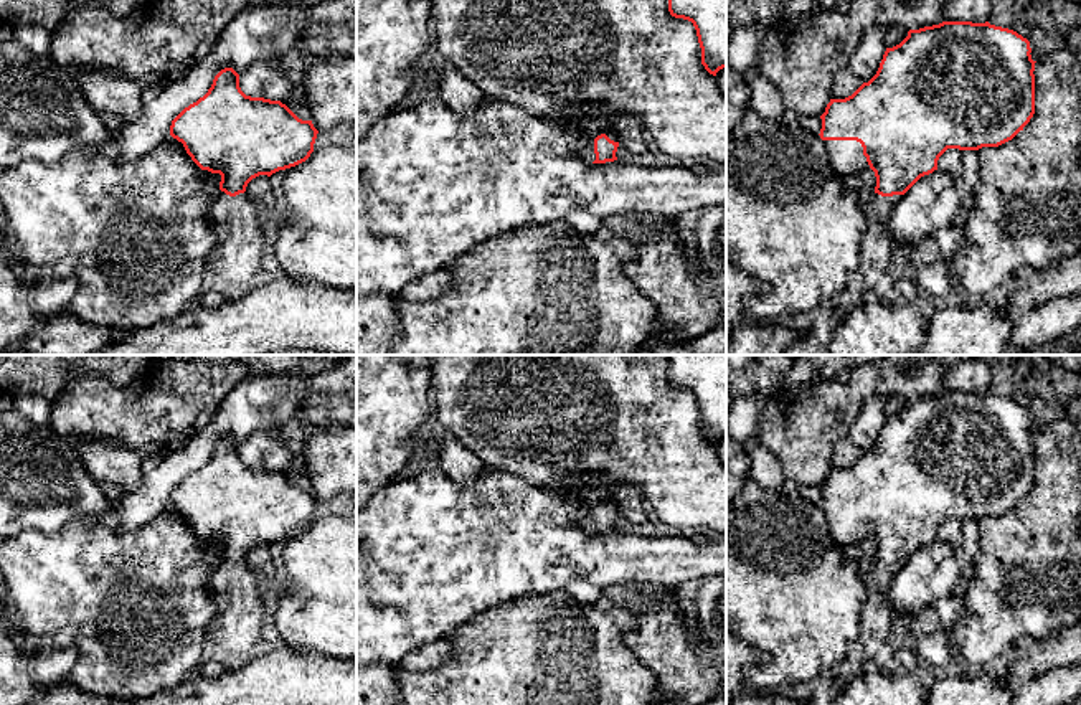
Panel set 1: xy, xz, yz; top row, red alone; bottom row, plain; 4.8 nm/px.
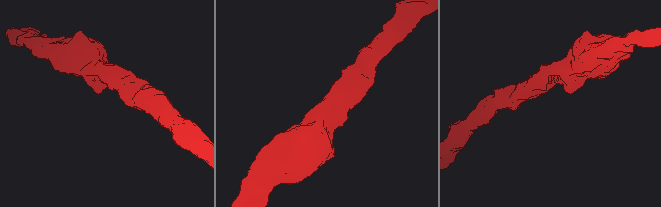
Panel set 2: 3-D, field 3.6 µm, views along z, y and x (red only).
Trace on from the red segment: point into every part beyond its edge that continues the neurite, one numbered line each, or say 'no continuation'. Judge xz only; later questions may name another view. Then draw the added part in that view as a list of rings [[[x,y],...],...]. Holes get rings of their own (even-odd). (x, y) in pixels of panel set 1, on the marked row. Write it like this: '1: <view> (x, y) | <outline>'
1: xz (586, 152) | [[[611,129],[588,135],[586,144],[584,144],[584,147],[583,147],[581,152],[579,152],[579,155],[581,155],[581,159],[583,159],[584,162],[592,163],[592,162],[596,160],[594,139],[596,139],[597,135],[601,135],[601,134],[606,134],[611,140],[619,142],[619,140],[617,140],[617,135],[616,135]]]

